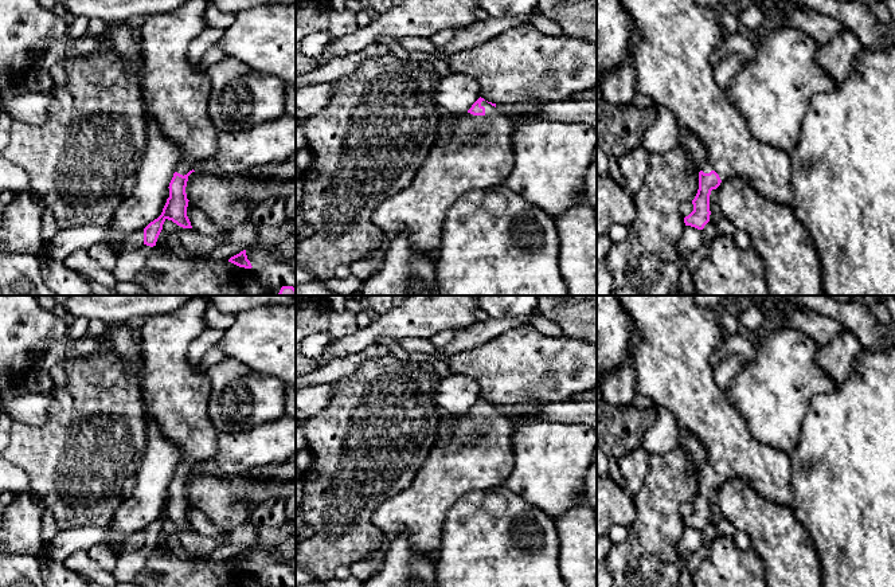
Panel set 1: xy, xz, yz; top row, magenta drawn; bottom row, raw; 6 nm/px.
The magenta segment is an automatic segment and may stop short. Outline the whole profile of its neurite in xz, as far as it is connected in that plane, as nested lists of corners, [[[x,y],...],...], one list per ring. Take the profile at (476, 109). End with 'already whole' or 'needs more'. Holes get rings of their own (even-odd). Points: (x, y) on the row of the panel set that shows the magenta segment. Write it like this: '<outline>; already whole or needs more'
[[[478,98],[461,116],[446,114],[439,120],[439,133],[413,183],[387,197],[372,214],[374,223],[392,240],[404,232],[411,249],[421,254],[437,253],[449,208],[462,195],[486,191],[504,184],[515,165],[512,118],[499,113],[496,103]]]; needs more

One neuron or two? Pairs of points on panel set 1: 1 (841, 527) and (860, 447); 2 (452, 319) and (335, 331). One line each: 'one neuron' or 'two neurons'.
1: one neuron
2: two neurons

